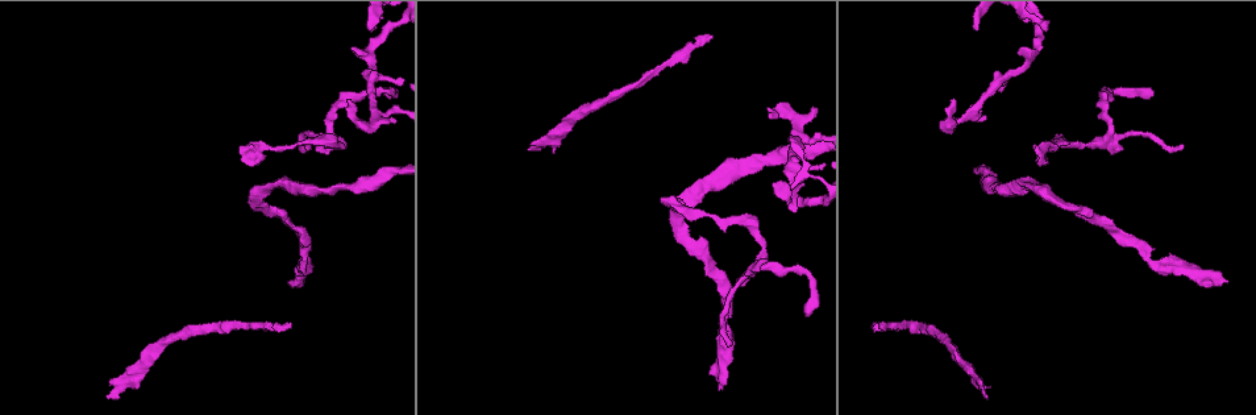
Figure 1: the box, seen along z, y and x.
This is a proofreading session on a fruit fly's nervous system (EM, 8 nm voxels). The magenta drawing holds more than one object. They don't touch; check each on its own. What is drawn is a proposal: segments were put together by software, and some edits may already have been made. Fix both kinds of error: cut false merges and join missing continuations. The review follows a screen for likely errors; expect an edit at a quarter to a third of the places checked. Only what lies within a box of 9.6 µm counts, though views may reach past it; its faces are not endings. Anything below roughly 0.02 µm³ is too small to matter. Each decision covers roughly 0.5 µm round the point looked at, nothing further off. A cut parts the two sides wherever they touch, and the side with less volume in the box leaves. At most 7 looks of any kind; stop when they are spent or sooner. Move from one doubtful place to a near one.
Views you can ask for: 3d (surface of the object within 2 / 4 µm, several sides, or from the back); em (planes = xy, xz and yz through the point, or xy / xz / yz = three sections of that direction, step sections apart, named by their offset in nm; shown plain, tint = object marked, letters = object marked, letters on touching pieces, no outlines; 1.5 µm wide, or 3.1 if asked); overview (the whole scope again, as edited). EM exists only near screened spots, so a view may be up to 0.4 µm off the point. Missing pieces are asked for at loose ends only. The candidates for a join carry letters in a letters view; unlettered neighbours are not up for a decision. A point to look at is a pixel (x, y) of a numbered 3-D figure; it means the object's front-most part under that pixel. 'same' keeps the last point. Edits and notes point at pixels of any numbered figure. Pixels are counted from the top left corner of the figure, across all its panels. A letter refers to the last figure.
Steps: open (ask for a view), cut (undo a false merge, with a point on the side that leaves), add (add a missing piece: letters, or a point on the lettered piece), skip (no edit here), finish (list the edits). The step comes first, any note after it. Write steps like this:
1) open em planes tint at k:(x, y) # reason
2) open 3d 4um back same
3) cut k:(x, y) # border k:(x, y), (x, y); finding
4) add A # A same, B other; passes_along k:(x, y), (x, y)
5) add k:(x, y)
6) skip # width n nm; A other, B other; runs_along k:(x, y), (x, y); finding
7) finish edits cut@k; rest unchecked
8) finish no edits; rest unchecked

open em xz step 4 tint at 1:(385, 95) # tapers out

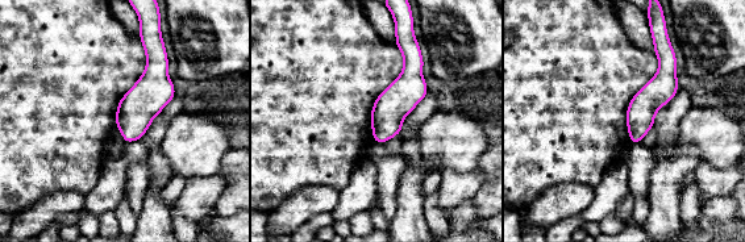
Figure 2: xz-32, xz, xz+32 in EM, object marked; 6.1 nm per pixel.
open em planes letters same

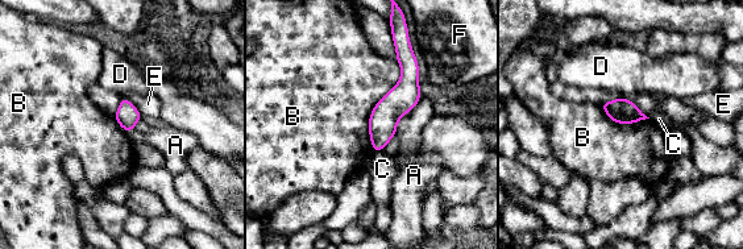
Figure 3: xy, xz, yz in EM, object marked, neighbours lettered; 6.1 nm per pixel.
skip # longest_contact B 550 nm; A other, B other, C other, D other, E other, F other; runs_along 3:(399, 52), (407, 90), (376, 148); none of them fits

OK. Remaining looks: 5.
open 3d 4um at 1:(310, 148) # tapers out

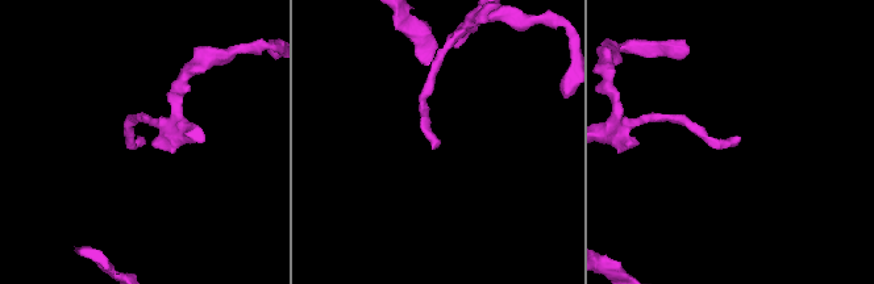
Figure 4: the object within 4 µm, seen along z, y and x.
open em planes letters at 4:(436, 143)

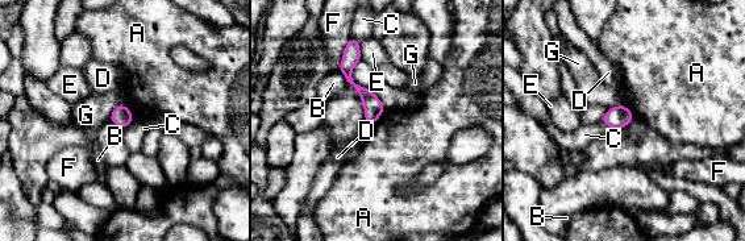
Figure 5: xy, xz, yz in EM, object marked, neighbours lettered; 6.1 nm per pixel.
skip # A other, B other, C other, D other, E other, F other, G other; runs_along 5:(352, 42), (348, 78), (373, 119); no lettered piece goes on from it

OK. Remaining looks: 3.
open 3d 4um at 1:(709, 36) # end of a long branch

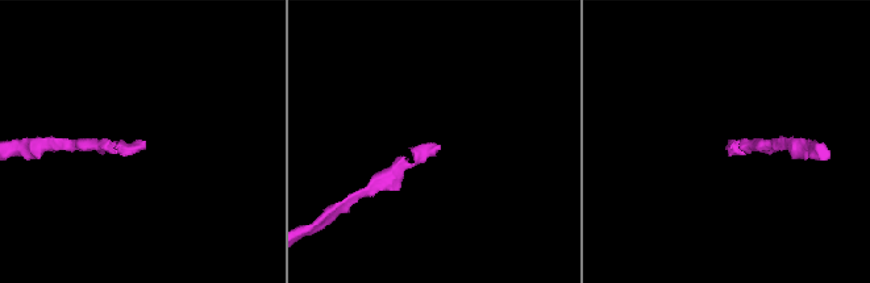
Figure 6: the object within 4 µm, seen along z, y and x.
open em planes tint at 6:(436, 145)

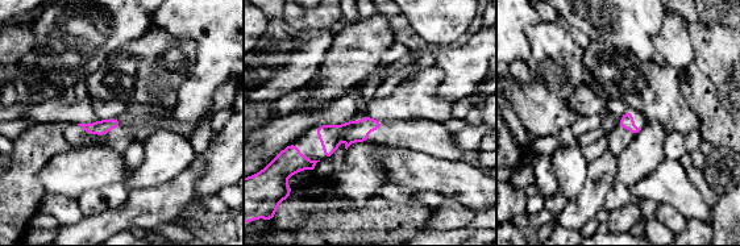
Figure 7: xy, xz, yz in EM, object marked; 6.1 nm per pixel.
open em planes letters same # what lies round it

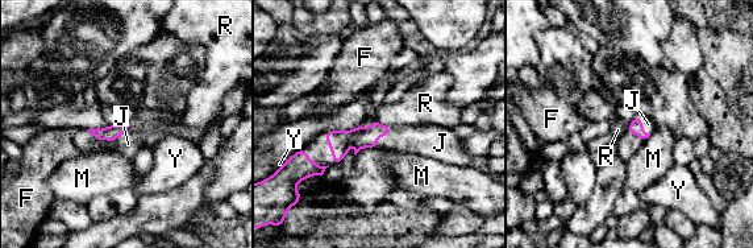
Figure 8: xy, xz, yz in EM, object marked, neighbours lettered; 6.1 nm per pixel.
add J # F other, J same, M other, R other, Y other; passes_along 8:(111, 132), (108, 140), (128, 144); it goes on there

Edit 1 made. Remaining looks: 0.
finish edits add@8; rest unchecked

